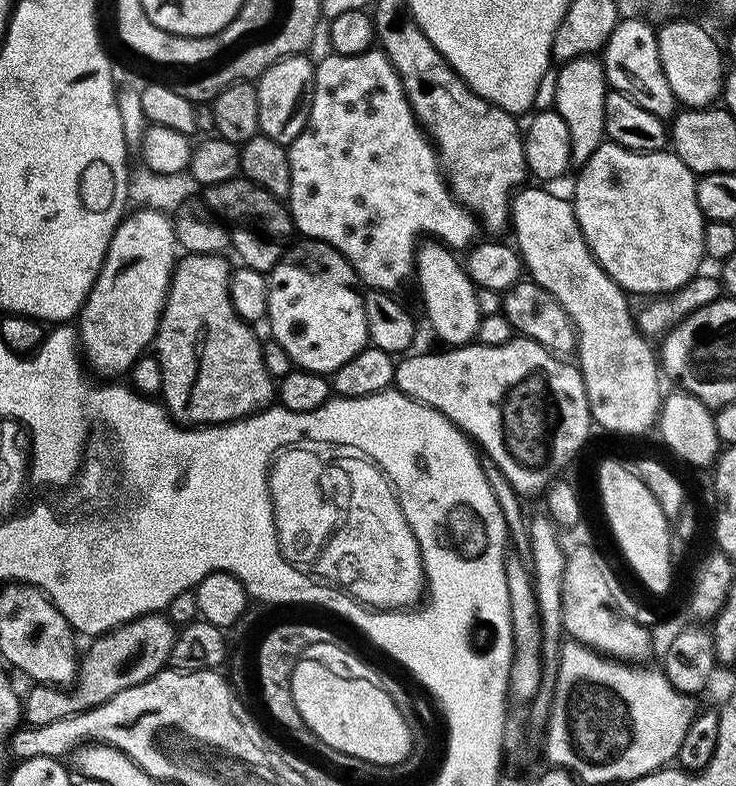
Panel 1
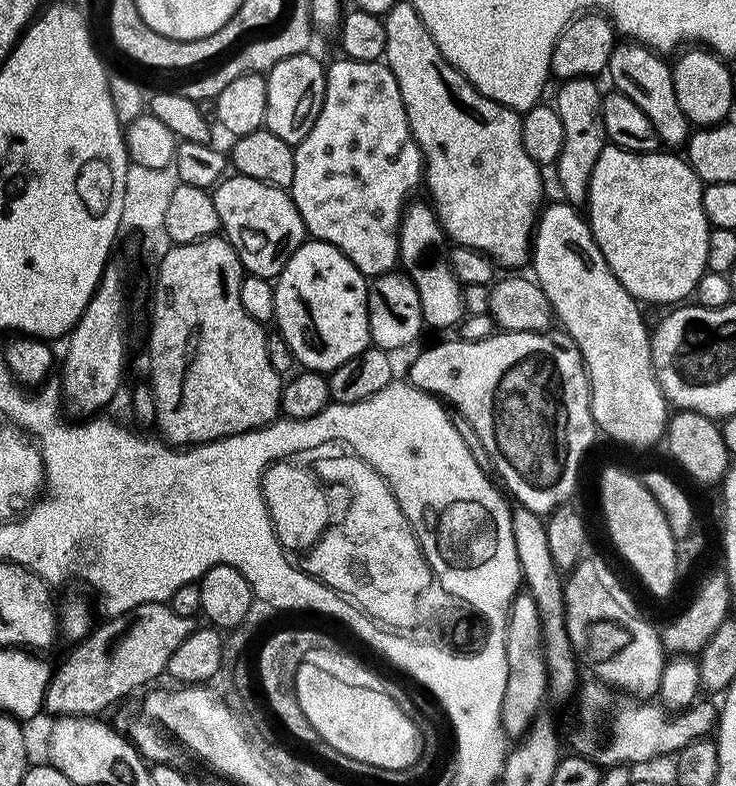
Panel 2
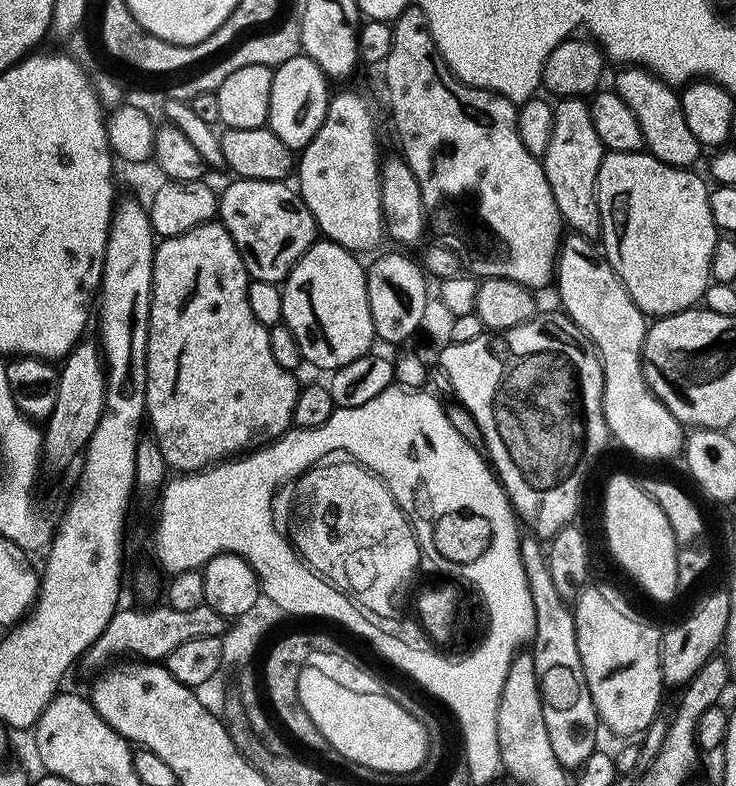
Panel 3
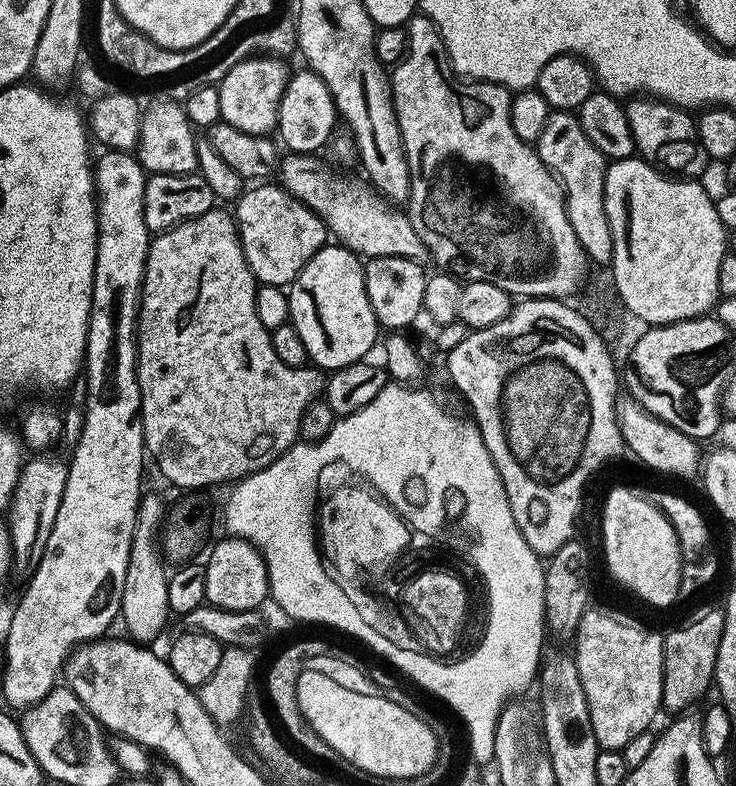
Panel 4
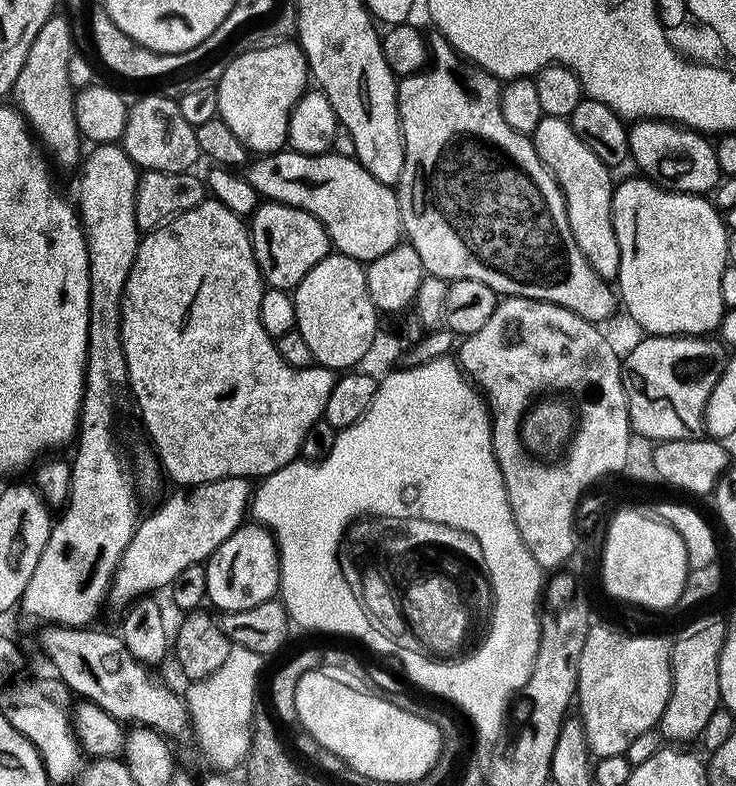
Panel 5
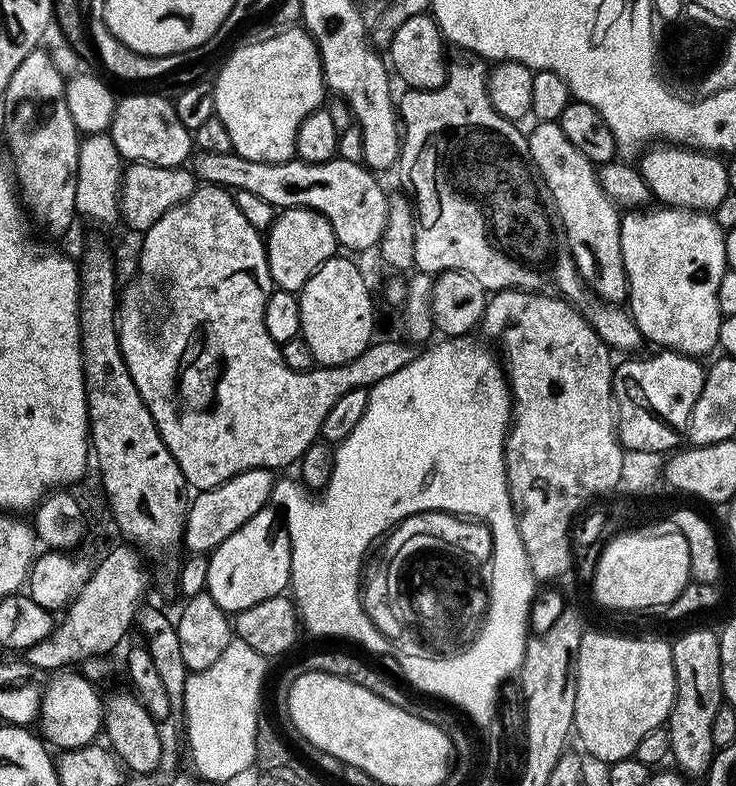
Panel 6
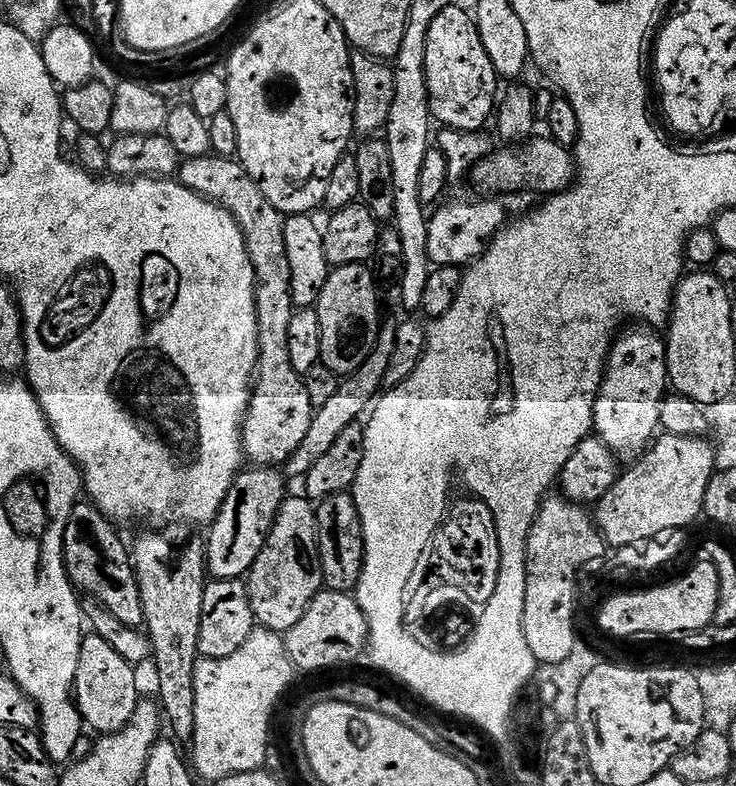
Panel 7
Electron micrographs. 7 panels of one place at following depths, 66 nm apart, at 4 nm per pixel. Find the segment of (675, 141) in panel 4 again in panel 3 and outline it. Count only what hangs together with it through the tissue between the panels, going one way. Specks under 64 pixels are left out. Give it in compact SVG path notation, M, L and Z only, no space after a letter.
M624 66L616 76L614 91L630 106L634 118L638 118L638 126L642 126L642 138L647 155L653 156L658 162L675 168L695 169L700 160L702 147L694 138L686 114L682 110L681 93L673 85L660 79L647 68Z

